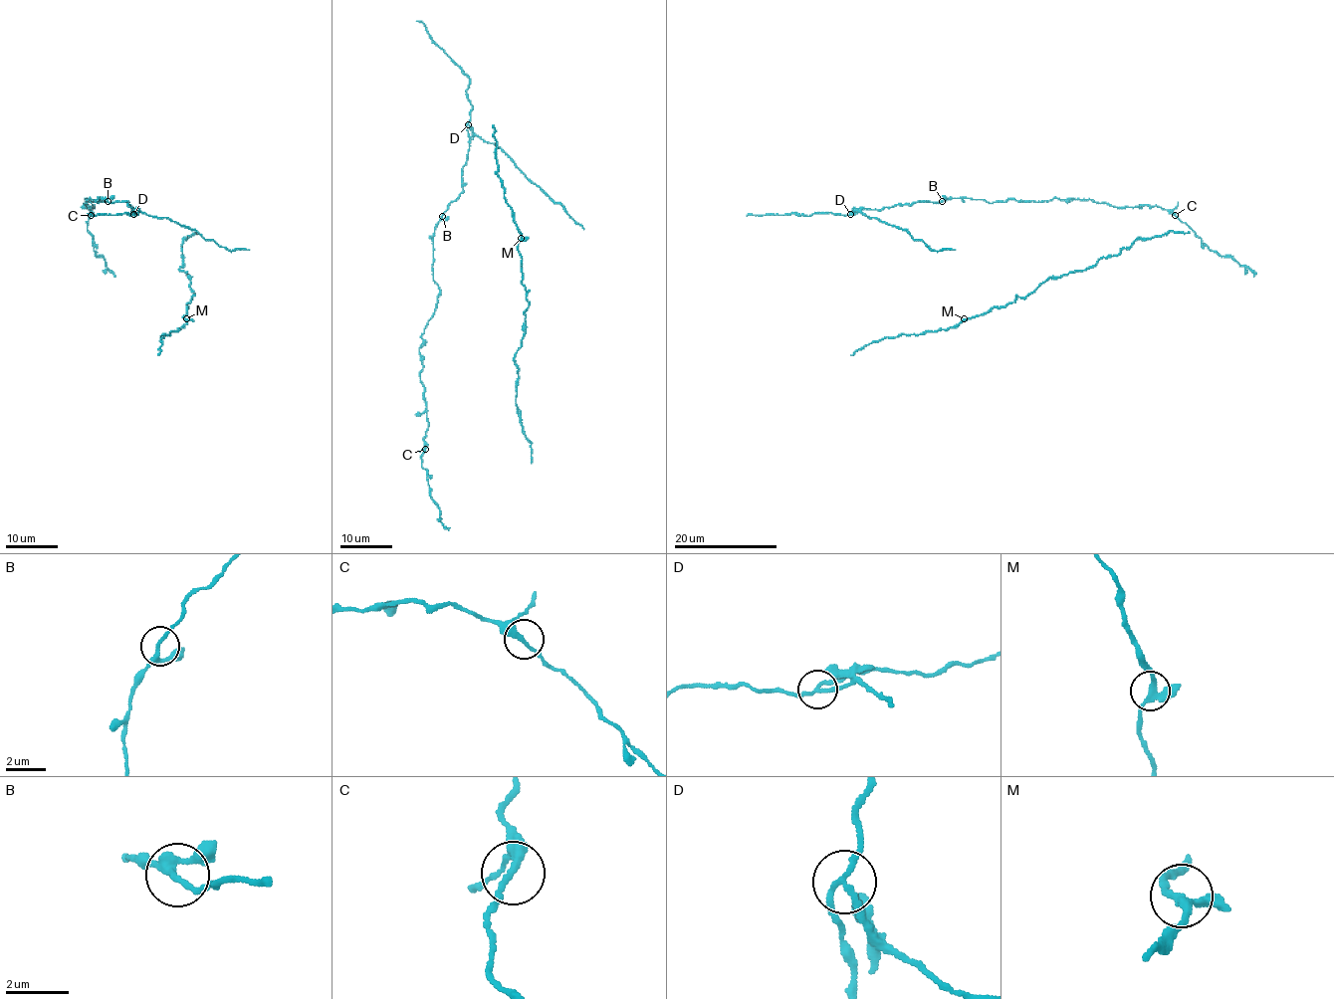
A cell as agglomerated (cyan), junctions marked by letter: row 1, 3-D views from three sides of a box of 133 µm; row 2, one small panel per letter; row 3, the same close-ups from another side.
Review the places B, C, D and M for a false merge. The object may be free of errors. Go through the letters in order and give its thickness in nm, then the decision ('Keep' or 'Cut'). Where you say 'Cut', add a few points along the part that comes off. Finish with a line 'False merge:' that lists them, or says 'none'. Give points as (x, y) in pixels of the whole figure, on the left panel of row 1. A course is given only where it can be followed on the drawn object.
B: Thickness 170 nm. Keep
C: Thickness 240 nm. Keep
D: Thickness 180 nm. Cut. Course of the part to remove: (133, 213), (168, 217), (205, 239), (213, 239), (229, 251), (249, 250)
M: Thickness 280 nm. Keep
False merge: D

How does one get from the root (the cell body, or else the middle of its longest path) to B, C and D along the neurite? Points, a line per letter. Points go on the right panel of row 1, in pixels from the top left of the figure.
B: (863, 213), (862, 208), (882, 210), (897, 204), (942, 201)
C: (863, 213), (862, 208), (951, 198), (990, 203), (1059, 198), (1113, 207), (1159, 206), (1175, 215)
D: (863, 213), (849, 213)

